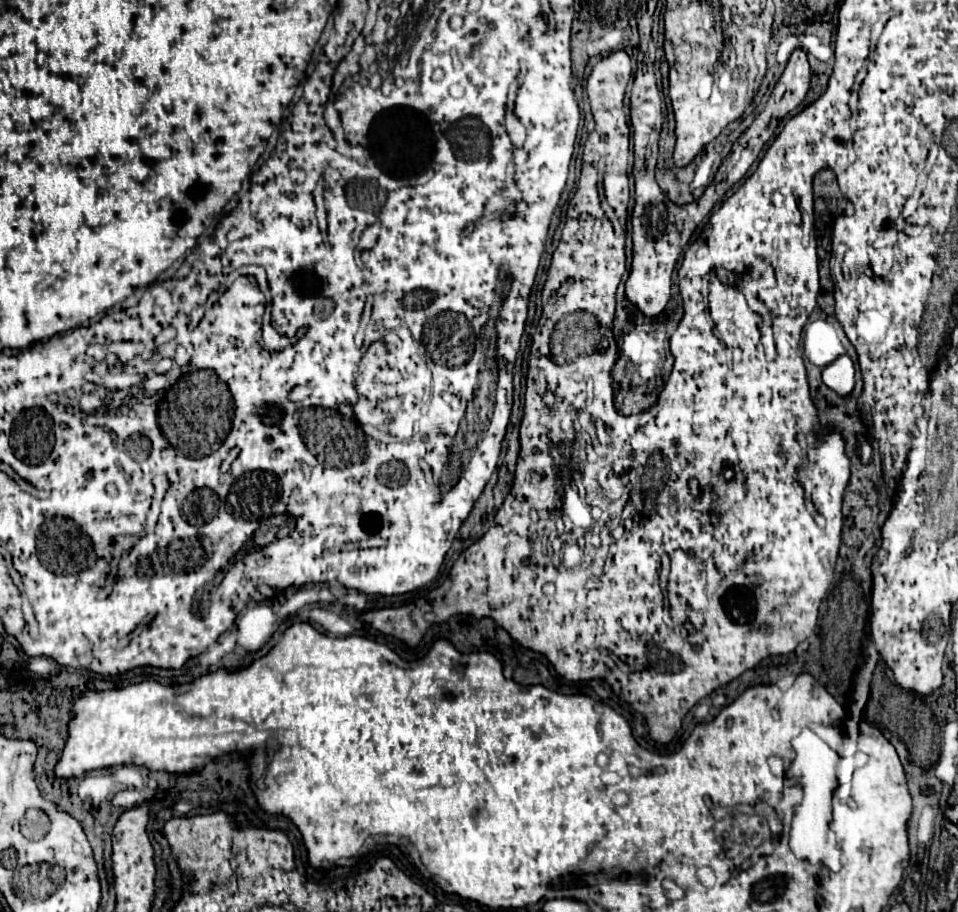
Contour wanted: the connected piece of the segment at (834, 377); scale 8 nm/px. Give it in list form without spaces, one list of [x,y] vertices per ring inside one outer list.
[[[840,355],[836,361],[832,361],[824,373],[824,383],[840,397],[848,397],[856,385],[854,379],[854,363],[848,355]]]

